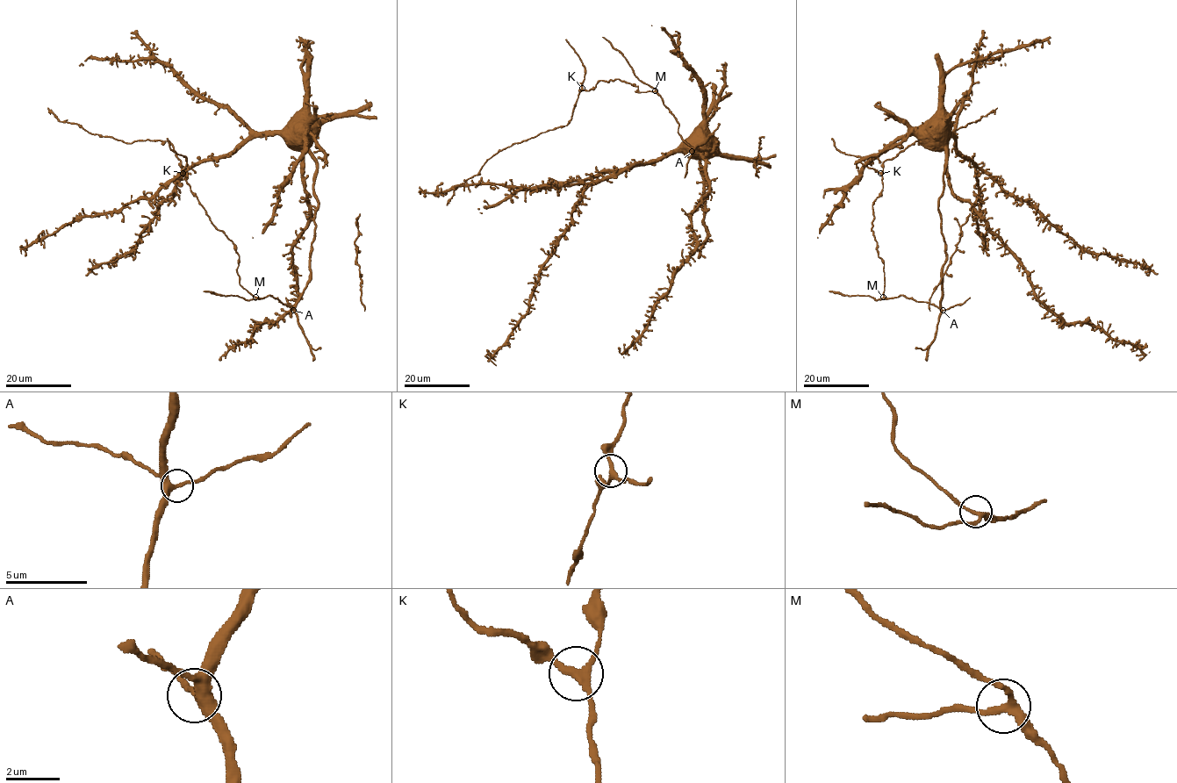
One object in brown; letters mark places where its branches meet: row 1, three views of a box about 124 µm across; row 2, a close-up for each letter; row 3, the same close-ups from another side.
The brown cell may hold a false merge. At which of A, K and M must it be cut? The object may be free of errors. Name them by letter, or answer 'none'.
none

